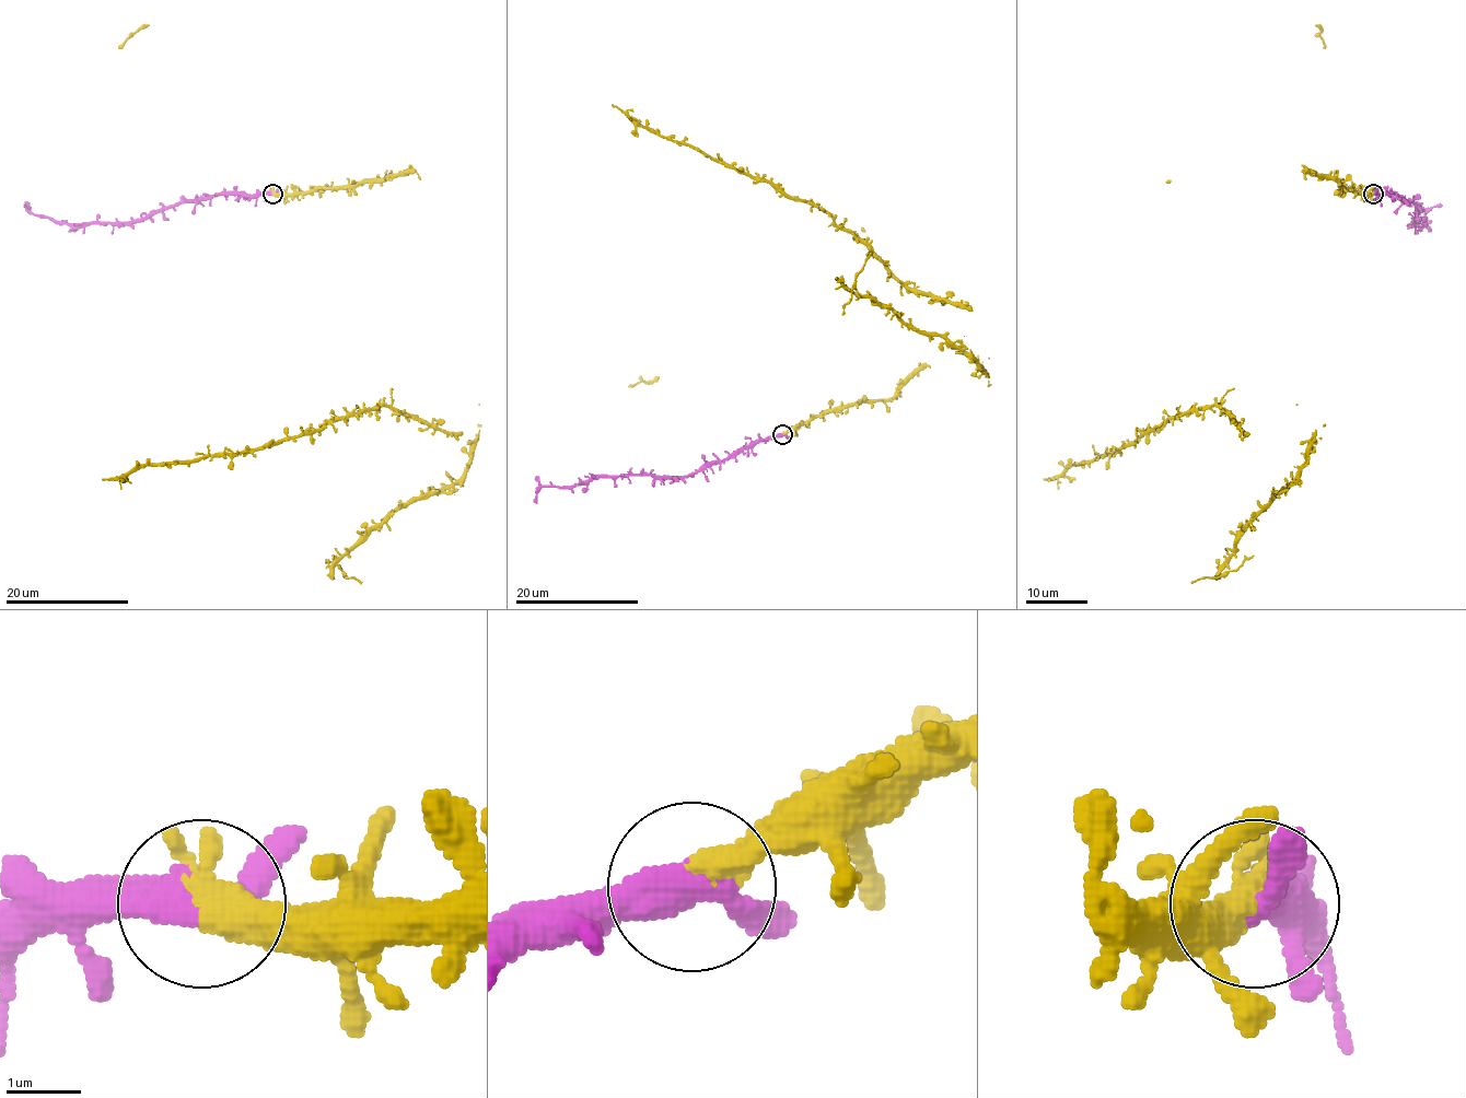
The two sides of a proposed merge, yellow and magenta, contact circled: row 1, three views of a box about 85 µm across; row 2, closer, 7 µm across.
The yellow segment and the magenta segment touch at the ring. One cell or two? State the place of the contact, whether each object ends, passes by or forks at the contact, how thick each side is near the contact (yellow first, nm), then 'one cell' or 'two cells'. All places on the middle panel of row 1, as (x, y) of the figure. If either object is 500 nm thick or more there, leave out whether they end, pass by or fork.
(782, 434) | 550/440 nm | one cell

